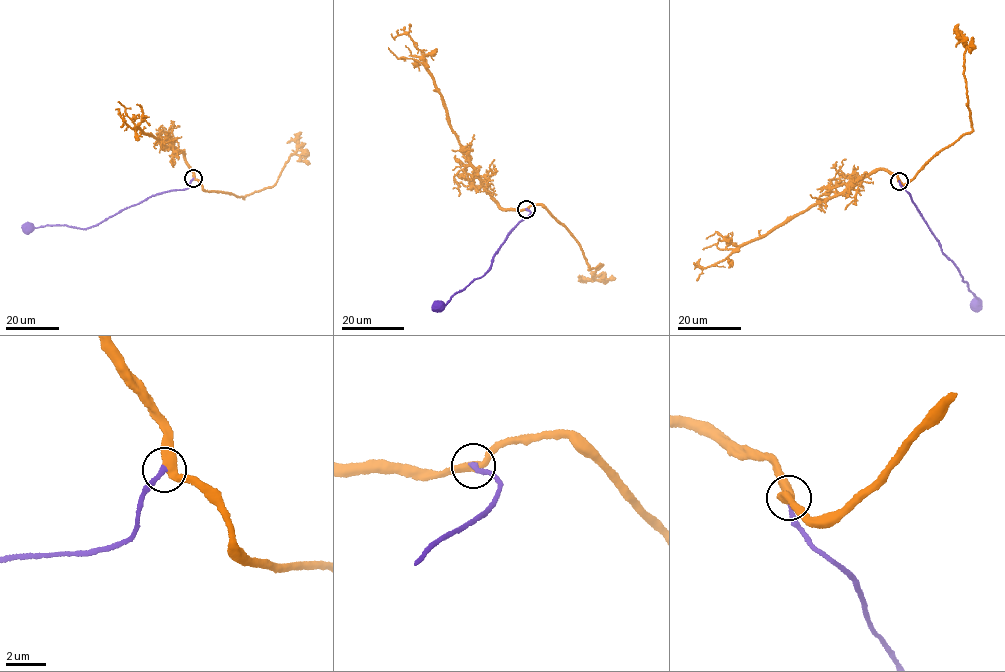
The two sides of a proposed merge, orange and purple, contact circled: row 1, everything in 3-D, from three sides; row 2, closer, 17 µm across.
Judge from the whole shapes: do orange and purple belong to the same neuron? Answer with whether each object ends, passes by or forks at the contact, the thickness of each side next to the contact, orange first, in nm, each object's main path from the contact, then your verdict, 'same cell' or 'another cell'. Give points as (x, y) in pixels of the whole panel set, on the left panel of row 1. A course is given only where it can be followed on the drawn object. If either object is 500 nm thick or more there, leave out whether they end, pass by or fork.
orange passes by; purple ends there; 420 nm thick on the orange side, 240 nm on the other; orange runs (193, 178), (183, 153), (165, 146), (150, 134), (143, 133), (139, 128), (126, 125), (115, 109); purple runs (193, 178), (188, 188), (152, 196), (88, 228), (62, 225), (28, 228); same cell

